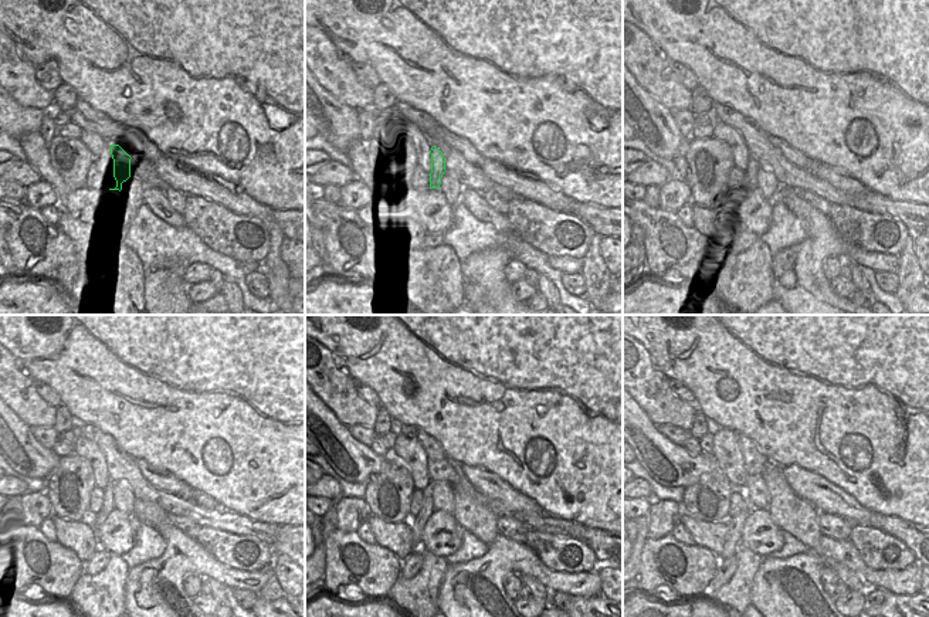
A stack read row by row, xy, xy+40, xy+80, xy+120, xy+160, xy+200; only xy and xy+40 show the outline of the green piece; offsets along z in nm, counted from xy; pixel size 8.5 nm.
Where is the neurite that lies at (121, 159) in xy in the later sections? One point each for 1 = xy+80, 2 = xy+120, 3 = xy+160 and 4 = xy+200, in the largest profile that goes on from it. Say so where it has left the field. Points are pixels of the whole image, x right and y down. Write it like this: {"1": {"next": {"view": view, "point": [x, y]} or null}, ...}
{"1": {"next": {"view": "xy+80", "point": [751, 173]}}, "2": {"next": {"view": "xy+120", "point": [99, 518]}}, "3": {"next": {"view": "xy+160", "point": [417, 522]}}, "4": {"next": {"view": "xy+200", "point": [733, 525]}}}

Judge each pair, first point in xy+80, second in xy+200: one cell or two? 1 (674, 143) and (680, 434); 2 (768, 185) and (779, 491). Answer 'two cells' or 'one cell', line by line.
1: two cells
2: two cells

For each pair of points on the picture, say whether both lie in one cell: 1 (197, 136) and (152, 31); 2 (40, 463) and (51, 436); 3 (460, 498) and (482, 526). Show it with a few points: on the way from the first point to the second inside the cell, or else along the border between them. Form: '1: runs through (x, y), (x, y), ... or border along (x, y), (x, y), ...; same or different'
1: runs through (196, 111), (175, 74), (175, 60), (172, 57); same
2: border along (30, 427), (34, 438), (51, 450); different
3: runs through (464, 505), (477, 519); same

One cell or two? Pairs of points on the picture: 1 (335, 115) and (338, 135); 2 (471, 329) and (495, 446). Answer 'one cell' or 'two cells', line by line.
1: one cell
2: one cell

